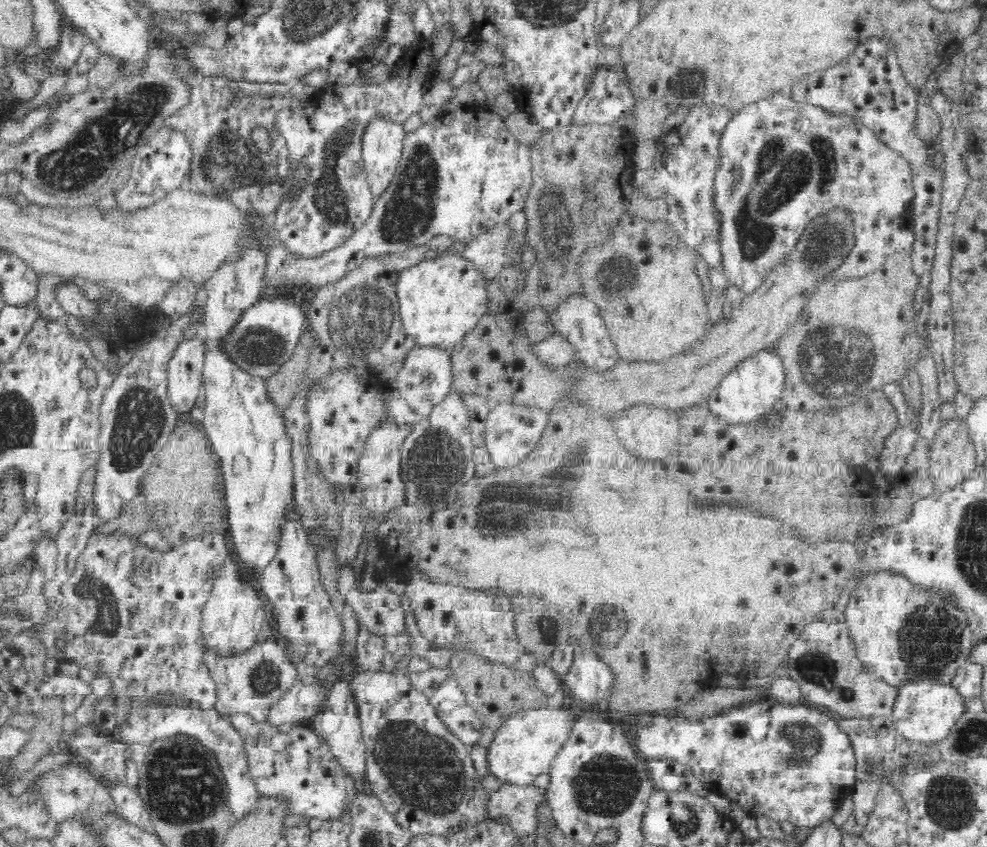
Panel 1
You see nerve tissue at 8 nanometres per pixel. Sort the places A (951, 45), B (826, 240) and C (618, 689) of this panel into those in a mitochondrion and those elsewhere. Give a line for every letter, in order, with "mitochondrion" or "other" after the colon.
A: other
B: mitochondrion
C: other

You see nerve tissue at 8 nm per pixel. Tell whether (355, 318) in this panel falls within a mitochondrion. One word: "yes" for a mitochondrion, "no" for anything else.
yes

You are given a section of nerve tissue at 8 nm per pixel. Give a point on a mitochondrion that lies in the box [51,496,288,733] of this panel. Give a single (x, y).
(84, 593)

